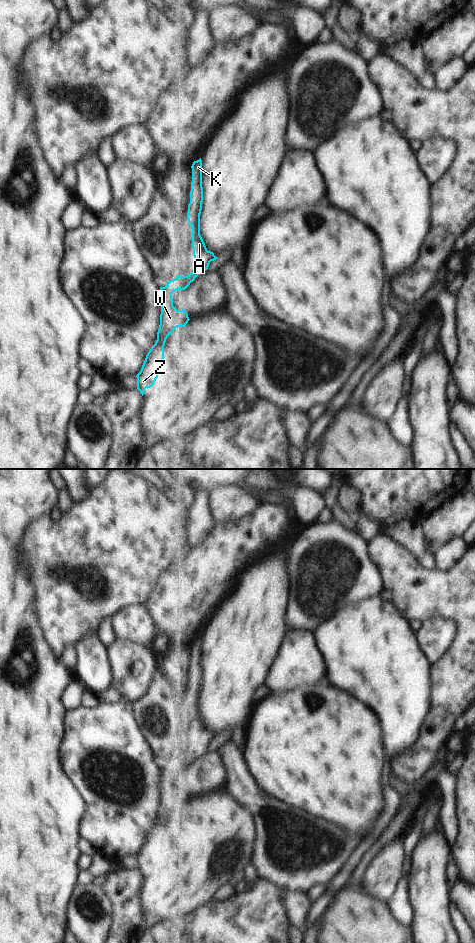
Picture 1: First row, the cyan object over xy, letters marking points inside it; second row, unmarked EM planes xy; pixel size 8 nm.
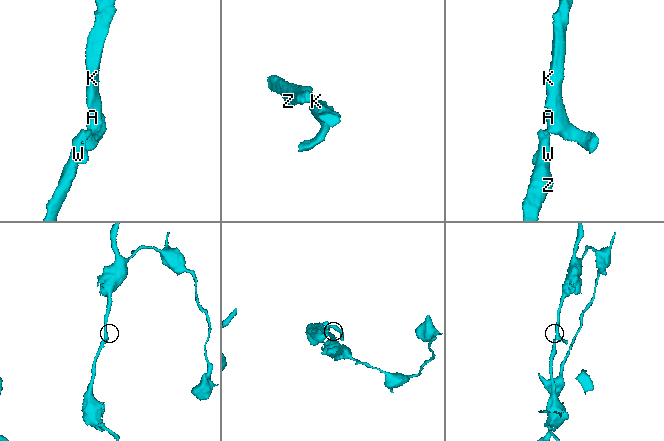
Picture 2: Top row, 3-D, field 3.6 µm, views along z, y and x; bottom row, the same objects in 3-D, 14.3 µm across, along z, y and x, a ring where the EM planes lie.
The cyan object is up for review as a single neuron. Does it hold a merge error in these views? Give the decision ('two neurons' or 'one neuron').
one neuron

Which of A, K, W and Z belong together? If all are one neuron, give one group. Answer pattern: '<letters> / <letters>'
A K W Z

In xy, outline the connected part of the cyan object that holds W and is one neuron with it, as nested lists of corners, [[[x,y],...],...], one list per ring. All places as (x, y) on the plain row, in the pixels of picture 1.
[[[202,640],[194,641],[192,646],[192,662],[190,671],[190,683],[188,684],[187,699],[192,706],[192,728],[196,744],[195,750],[187,756],[178,755],[169,760],[161,770],[161,794],[160,805],[157,812],[157,820],[146,835],[137,857],[137,869],[142,876],[145,869],[154,865],[164,839],[164,826],[168,816],[177,808],[185,807],[190,800],[187,792],[177,790],[173,786],[172,773],[176,770],[185,770],[198,756],[198,752],[207,750],[211,741],[218,739],[213,732],[208,731],[200,715],[200,694],[203,682],[202,667]]]

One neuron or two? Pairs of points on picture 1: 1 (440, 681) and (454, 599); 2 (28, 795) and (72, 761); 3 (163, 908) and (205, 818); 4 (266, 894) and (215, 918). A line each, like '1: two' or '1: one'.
1: one
2: two
3: one
4: one

